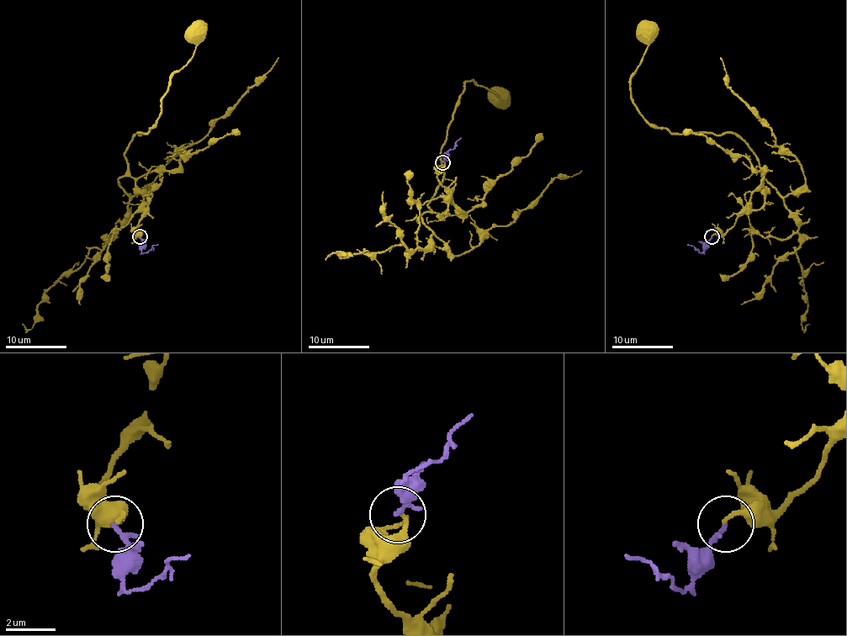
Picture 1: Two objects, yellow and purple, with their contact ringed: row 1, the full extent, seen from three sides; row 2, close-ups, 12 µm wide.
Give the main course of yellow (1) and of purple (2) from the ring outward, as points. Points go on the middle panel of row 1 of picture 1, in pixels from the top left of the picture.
1: (443, 162), (436, 177), (447, 209), (438, 214), (428, 207), (464, 83), (498, 97)
2: (443, 162), (446, 151), (462, 138)

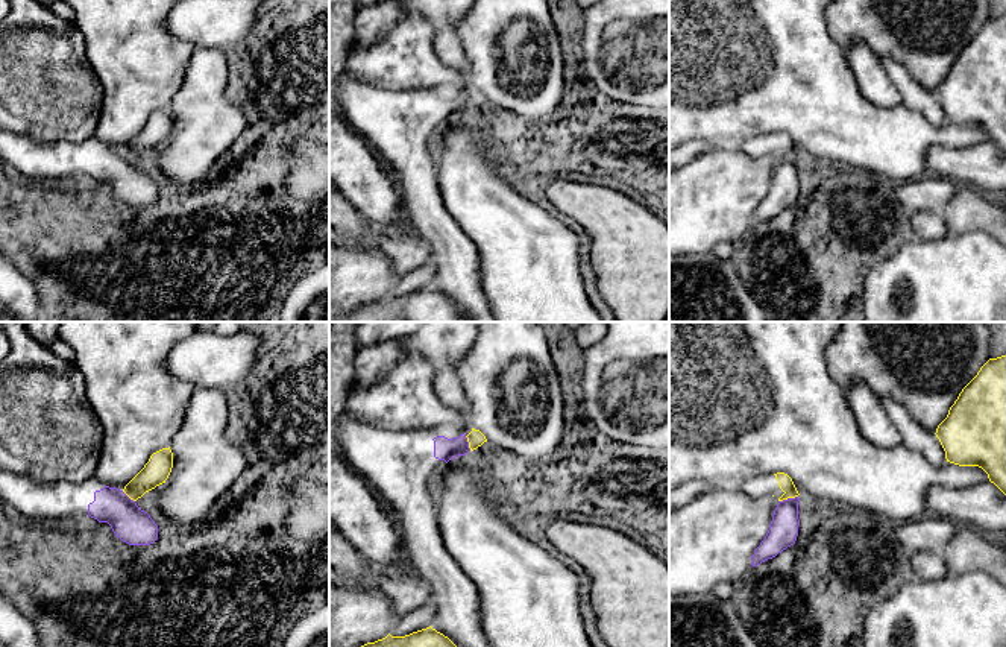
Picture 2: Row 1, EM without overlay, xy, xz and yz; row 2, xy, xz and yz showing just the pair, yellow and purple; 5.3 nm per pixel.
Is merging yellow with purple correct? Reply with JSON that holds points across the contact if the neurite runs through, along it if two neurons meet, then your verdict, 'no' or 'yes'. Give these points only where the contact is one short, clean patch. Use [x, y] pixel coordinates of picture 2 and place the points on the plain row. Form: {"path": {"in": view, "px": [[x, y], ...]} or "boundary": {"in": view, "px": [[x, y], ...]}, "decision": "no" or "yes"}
{"boundary": {"in": "yz", "px": [[797, 155], [779, 161]]}, "decision": "no"}

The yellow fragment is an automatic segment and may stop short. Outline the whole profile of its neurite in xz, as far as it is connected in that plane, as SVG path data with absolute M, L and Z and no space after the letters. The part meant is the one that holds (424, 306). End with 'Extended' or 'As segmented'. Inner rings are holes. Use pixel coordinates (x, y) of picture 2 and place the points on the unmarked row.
M431 286L405 296L390 293L354 310L341 322L472 322L457 305Z. As segmented

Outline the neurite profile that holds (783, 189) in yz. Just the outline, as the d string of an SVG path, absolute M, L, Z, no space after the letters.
M798 156L778 161L769 190L753 214L753 226L775 217L795 204L800 185L798 161Z

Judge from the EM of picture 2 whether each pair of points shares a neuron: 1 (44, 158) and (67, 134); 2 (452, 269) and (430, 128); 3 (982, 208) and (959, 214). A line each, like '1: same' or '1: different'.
1: different
2: same
3: same

